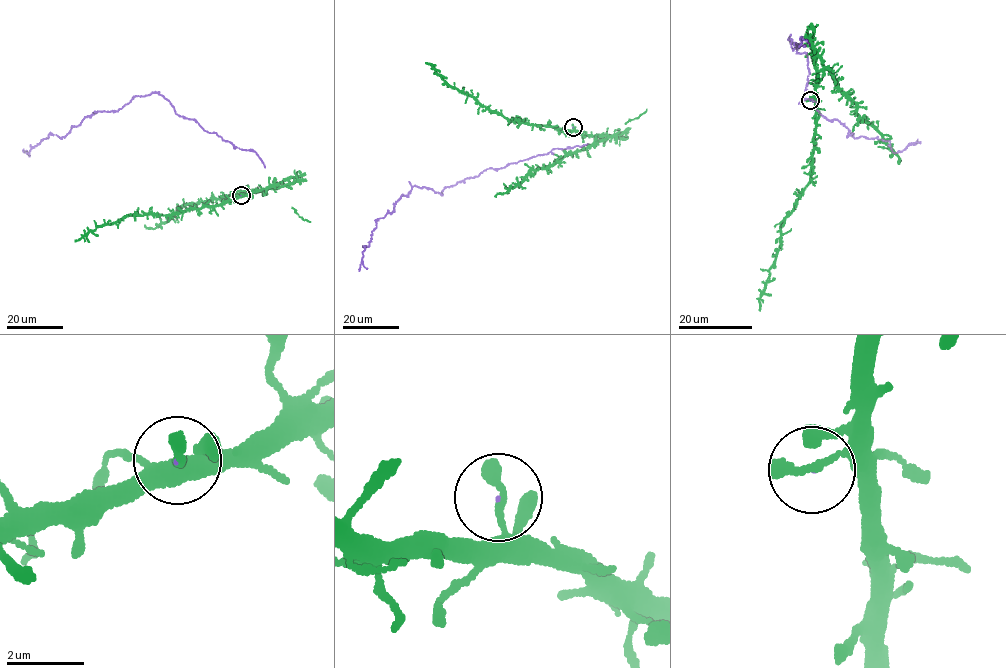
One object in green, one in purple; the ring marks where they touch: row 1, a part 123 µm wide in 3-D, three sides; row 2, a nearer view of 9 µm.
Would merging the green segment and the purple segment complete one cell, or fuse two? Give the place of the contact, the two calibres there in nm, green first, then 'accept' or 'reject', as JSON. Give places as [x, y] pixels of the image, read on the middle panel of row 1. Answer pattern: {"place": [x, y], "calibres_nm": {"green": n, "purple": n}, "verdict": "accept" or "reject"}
{"place": [573, 127], "calibres_nm": {"green": 300, "purple": 30}, "verdict": "accept"}

